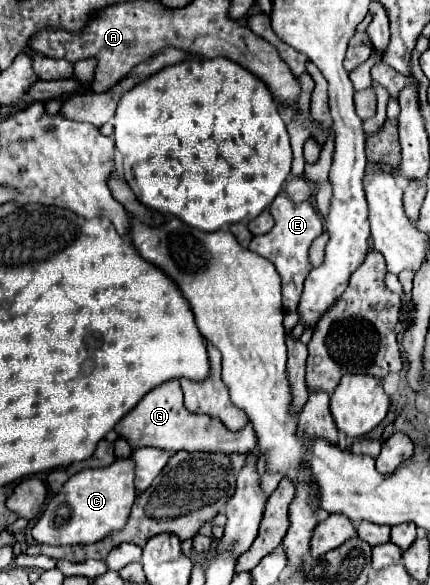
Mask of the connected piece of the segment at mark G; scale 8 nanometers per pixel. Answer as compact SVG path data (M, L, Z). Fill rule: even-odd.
M169 380L167 384L153 388L153 392L149 392L149 396L145 396L145 400L141 400L137 408L133 408L133 412L129 412L117 422L115 432L121 438L125 438L133 450L143 448L143 446L155 446L155 448L171 450L171 452L199 450L199 452L231 454L231 452L253 452L257 444L251 424L239 432L229 432L219 420L215 420L213 424L211 416L191 414L183 406L183 392L177 380Z

